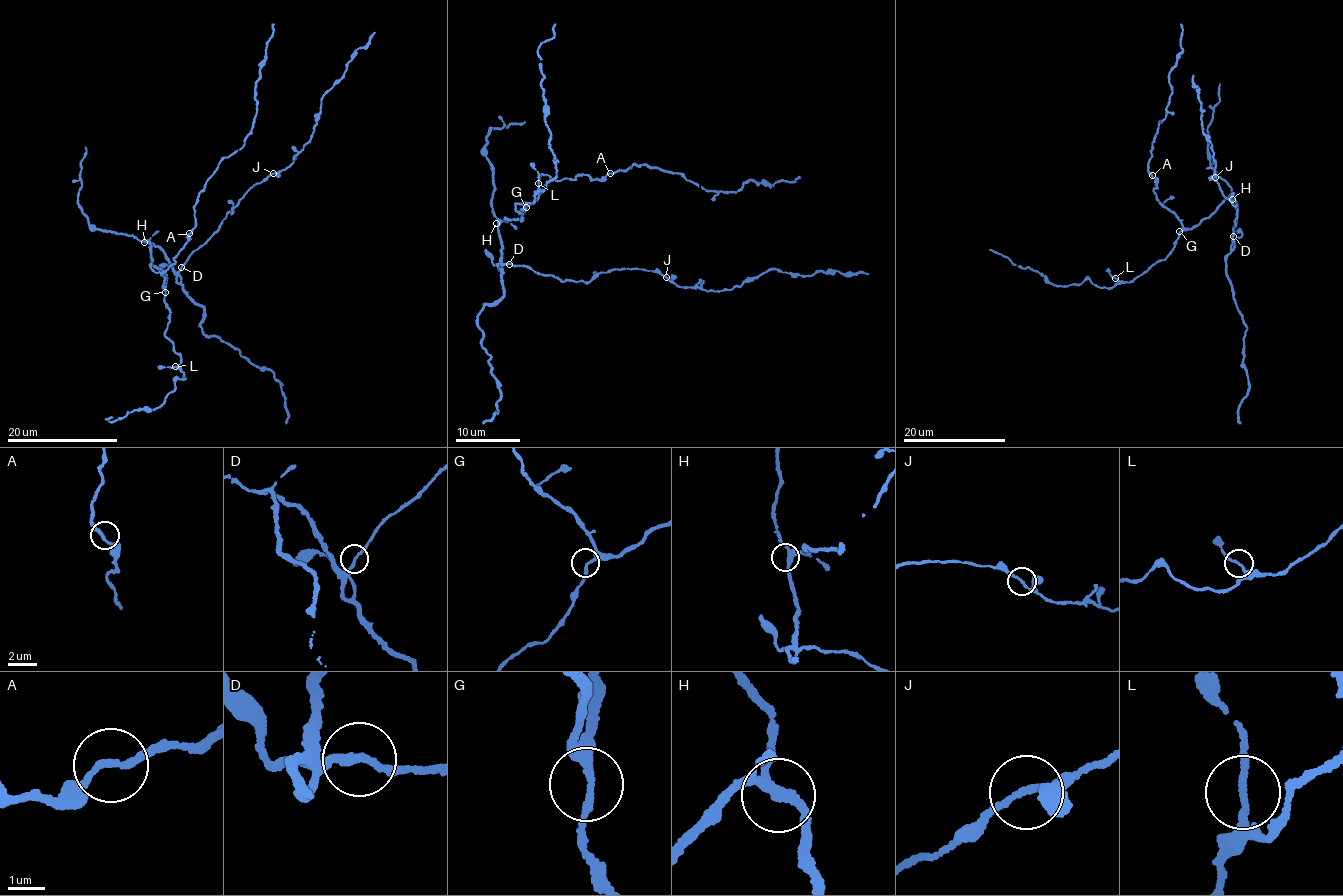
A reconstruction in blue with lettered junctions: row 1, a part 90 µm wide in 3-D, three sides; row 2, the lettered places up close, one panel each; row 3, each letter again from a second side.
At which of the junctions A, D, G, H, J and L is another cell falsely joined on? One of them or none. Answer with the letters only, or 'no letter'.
no letter

